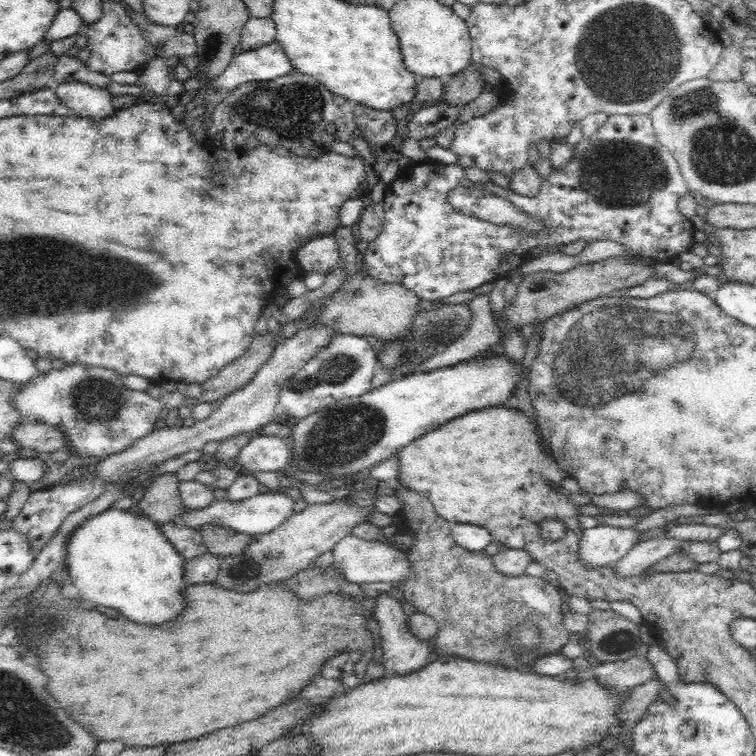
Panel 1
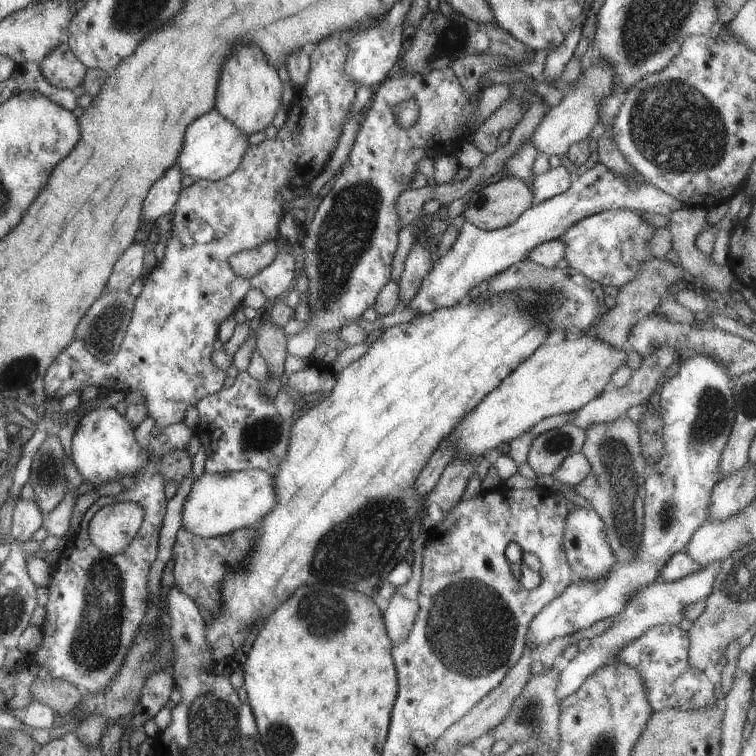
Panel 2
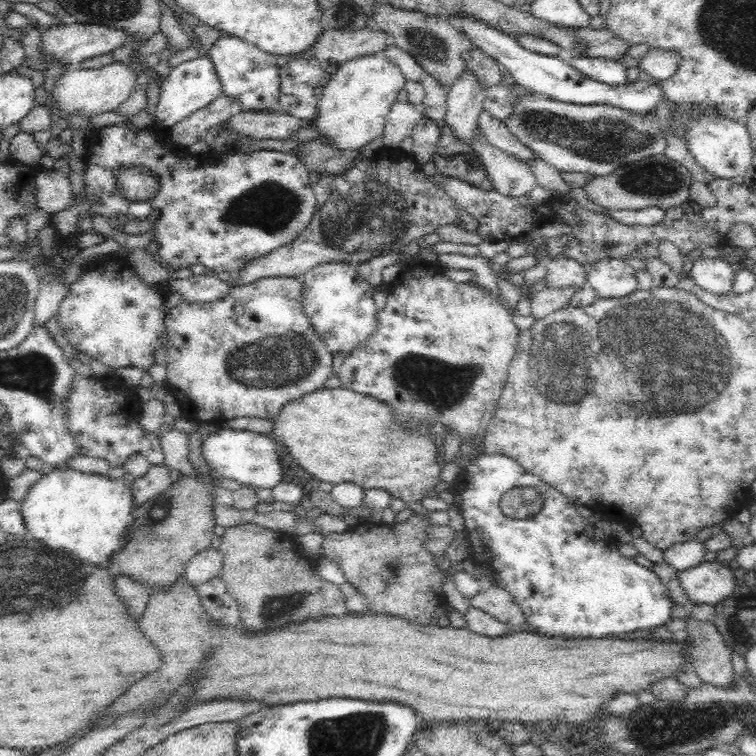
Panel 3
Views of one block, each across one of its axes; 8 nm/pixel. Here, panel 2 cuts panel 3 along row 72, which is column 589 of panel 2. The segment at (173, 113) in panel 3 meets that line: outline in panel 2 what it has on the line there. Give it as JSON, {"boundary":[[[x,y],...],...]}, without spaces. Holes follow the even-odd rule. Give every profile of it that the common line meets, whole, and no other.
{"boundary":[[[596,163],[593,168],[583,169],[580,176],[572,179],[566,192],[553,196],[525,210],[509,226],[493,231],[481,231],[469,224],[467,220],[458,220],[459,232],[455,242],[439,255],[437,262],[421,278],[421,284],[415,296],[404,305],[419,315],[430,314],[439,308],[449,308],[464,299],[467,292],[481,282],[510,268],[515,262],[525,259],[527,252],[543,242],[557,239],[571,224],[577,220],[598,214],[608,209],[629,209],[668,216],[685,206],[669,193],[661,192],[655,185],[643,181],[627,182],[617,176],[603,164]]]}

